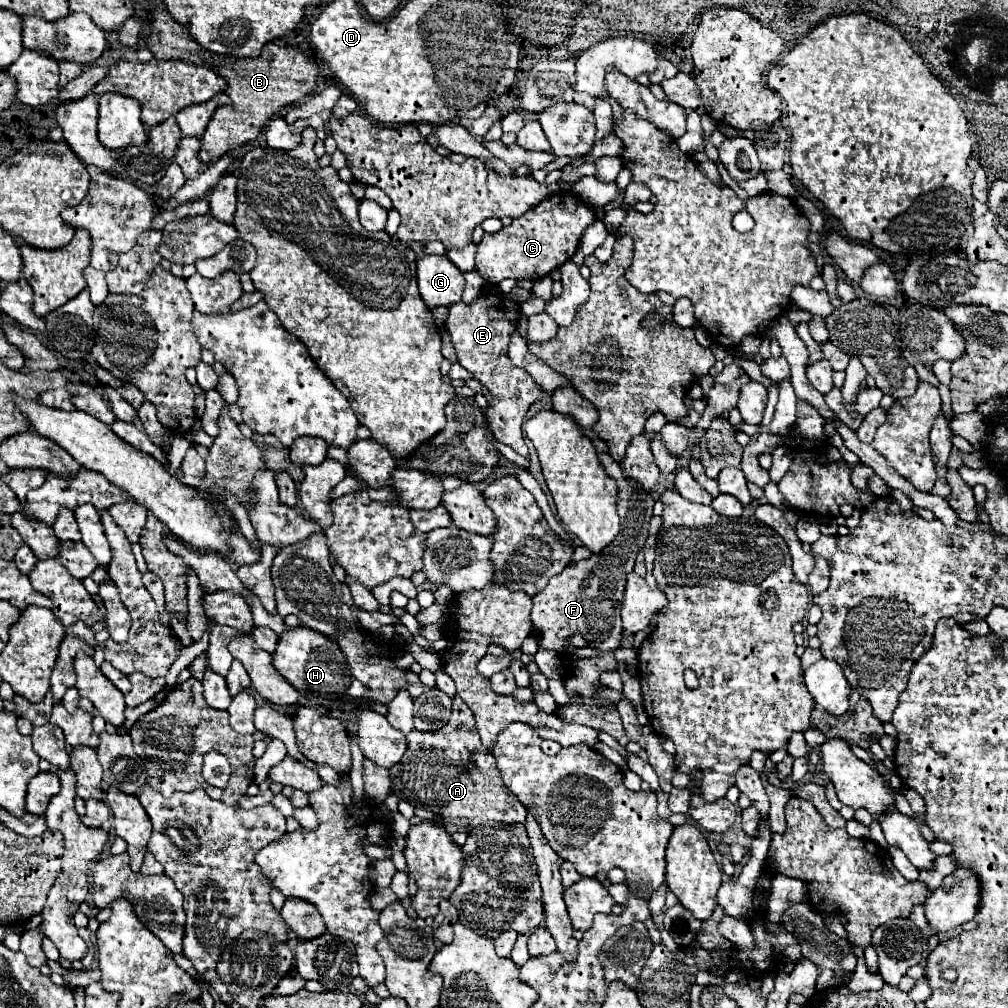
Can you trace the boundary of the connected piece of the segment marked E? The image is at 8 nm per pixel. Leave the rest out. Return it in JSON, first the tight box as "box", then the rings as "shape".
{"box":[446,292,542,456],"shape":[[[502,292],[482,294],[472,304],[452,304],[446,320],[446,330],[452,336],[452,344],[456,348],[460,366],[472,372],[492,394],[492,404],[486,408],[486,418],[492,434],[498,442],[510,446],[522,456],[528,456],[528,446],[522,438],[520,426],[528,408],[540,398],[542,390],[534,384],[532,376],[524,368],[514,366],[508,358],[510,334],[516,330],[520,318],[518,308],[520,306]]]}

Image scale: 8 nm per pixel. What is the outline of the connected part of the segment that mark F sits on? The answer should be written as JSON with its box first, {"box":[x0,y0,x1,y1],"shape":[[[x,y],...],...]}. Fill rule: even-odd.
{"box":[530,430,654,740],"shape":[[[584,430],[580,432],[592,440],[596,454],[600,458],[600,464],[604,466],[604,472],[616,480],[618,486],[618,516],[620,516],[620,538],[606,546],[600,554],[590,556],[588,560],[572,562],[564,572],[556,574],[550,578],[548,586],[538,592],[532,602],[532,612],[530,612],[530,622],[536,628],[540,636],[540,648],[542,650],[552,650],[564,660],[564,688],[570,696],[570,702],[564,706],[556,706],[554,714],[562,722],[574,722],[574,724],[584,724],[588,728],[594,728],[598,732],[608,732],[614,740],[620,740],[624,736],[624,728],[618,716],[618,710],[614,708],[612,702],[598,704],[594,700],[596,690],[602,686],[600,684],[600,674],[606,670],[616,670],[618,662],[614,658],[614,650],[620,646],[622,640],[622,624],[620,624],[620,606],[624,598],[624,586],[626,586],[626,576],[634,568],[636,554],[644,546],[648,538],[648,524],[652,518],[652,506],[654,506],[654,496],[652,492],[644,490],[642,486],[636,486],[632,478],[628,478],[622,470],[622,466],[608,454],[608,448],[600,438],[596,438],[594,430]],[[574,634],[582,634],[584,640],[588,642],[590,648],[594,648],[598,654],[590,658],[574,658],[576,652],[570,652],[566,648],[566,640],[572,638]],[[580,696],[582,702],[574,702],[572,698]]]}

